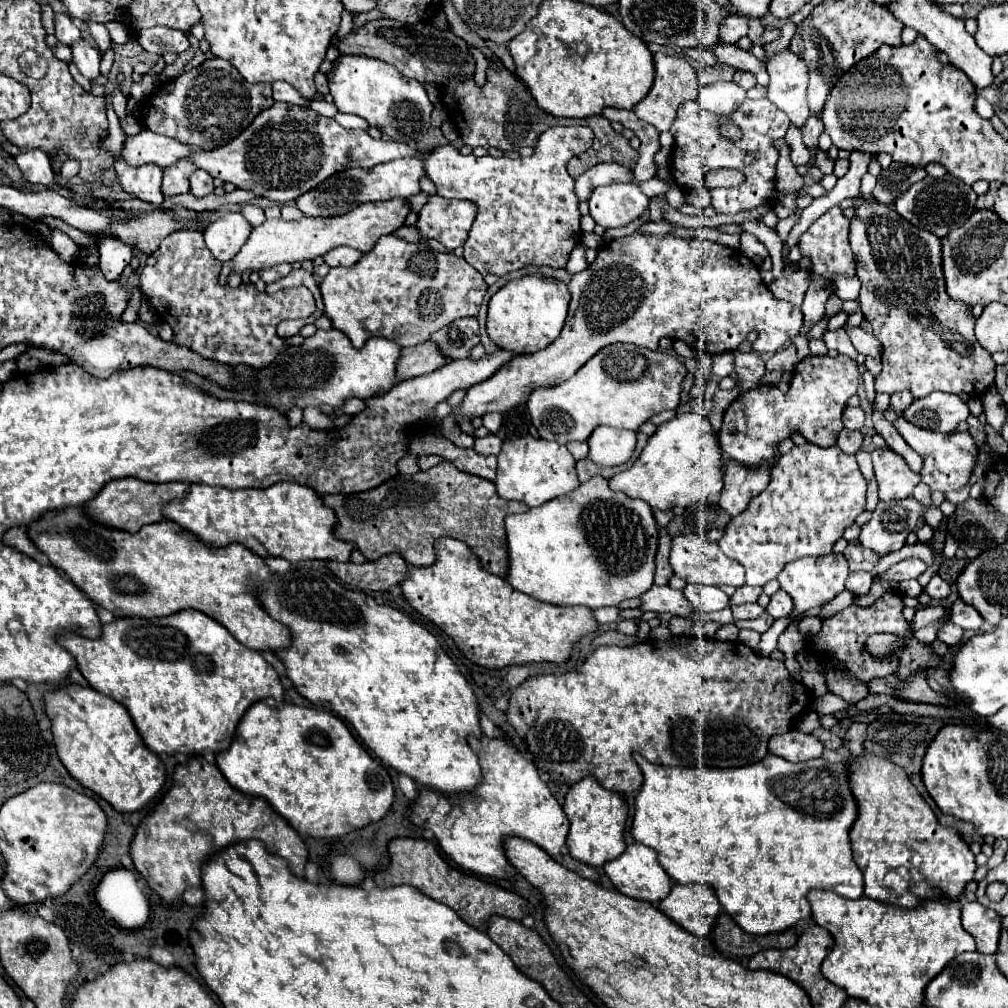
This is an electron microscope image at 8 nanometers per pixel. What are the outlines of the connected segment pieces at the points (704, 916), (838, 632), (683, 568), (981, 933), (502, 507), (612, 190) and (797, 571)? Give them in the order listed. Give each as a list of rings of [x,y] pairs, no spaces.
[[[674,885],[668,897],[658,903],[658,909],[682,929],[706,937],[720,911],[720,903],[710,885]]]
[[[884,591],[882,597],[866,609],[858,609],[858,607],[846,607],[842,611],[838,611],[836,615],[828,617],[822,621],[822,629],[820,633],[816,633],[814,637],[806,639],[806,649],[810,653],[814,653],[816,657],[824,657],[818,661],[818,673],[824,675],[826,679],[826,687],[830,693],[842,697],[848,705],[856,705],[860,699],[864,699],[868,695],[868,681],[874,677],[888,677],[898,669],[900,659],[896,655],[890,657],[872,657],[866,651],[866,639],[874,633],[892,633],[898,637],[898,649],[904,649],[908,639],[912,637],[912,629],[908,625],[908,621],[902,615],[904,609],[904,601],[902,601],[902,593],[900,591]]]
[[[680,535],[672,541],[672,551],[670,551],[670,565],[676,575],[686,579],[688,583],[700,583],[700,585],[728,585],[728,587],[742,587],[744,585],[744,567],[722,555],[722,549],[718,543],[710,543],[704,537],[698,535]]]
[[[976,901],[962,905],[962,927],[976,939],[976,949],[980,953],[988,955],[998,949],[1000,921],[1002,917],[996,911]]]
[[[442,461],[440,465],[416,475],[398,475],[364,493],[324,495],[322,501],[338,515],[334,535],[356,543],[368,561],[378,561],[384,555],[398,553],[408,565],[426,567],[436,563],[434,543],[440,537],[452,537],[468,543],[490,573],[498,577],[508,575],[508,547],[504,529],[508,501],[498,497],[492,481],[458,471],[450,461]]]
[[[614,183],[596,187],[588,203],[594,221],[610,229],[624,227],[638,219],[648,209],[650,199],[634,183]]]
[[[824,555],[824,557],[814,557],[814,559],[798,559],[794,563],[790,563],[790,567],[786,567],[786,571],[782,571],[782,575],[778,575],[780,581],[780,589],[786,591],[794,601],[794,609],[791,613],[804,613],[812,607],[824,605],[828,601],[832,601],[836,597],[836,593],[840,593],[844,589],[844,581],[848,577],[848,561],[844,559],[844,555]]]

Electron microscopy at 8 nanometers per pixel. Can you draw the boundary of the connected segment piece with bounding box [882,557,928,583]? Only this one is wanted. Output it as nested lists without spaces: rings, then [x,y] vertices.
[[[910,557],[910,559],[904,559],[904,561],[896,563],[890,571],[886,571],[886,573],[882,575],[882,579],[892,581],[892,583],[898,583],[898,581],[904,581],[904,579],[918,577],[918,575],[922,575],[926,569],[928,569],[928,565],[926,565],[922,559]]]

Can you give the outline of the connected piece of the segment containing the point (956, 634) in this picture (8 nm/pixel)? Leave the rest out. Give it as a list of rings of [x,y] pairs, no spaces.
[[[944,623],[940,629],[938,629],[938,639],[942,641],[942,643],[946,643],[948,647],[954,647],[954,645],[958,645],[960,641],[962,641],[962,629],[958,627],[958,629],[954,629],[954,625],[952,623]]]

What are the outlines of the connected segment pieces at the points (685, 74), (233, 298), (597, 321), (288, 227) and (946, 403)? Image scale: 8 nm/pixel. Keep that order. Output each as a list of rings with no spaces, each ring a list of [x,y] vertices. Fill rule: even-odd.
[[[656,53],[654,55],[654,65],[656,65],[656,79],[654,85],[650,89],[650,93],[634,107],[634,113],[654,125],[658,131],[668,131],[670,125],[676,119],[676,109],[688,101],[688,99],[696,99],[698,97],[698,77],[696,71],[692,69],[692,65],[684,59],[684,57],[668,57],[664,53]]]
[[[182,230],[171,233],[162,239],[158,253],[154,253],[156,263],[152,267],[144,267],[140,273],[140,289],[156,309],[156,315],[166,321],[174,329],[174,343],[188,347],[202,357],[214,359],[226,365],[250,365],[254,369],[268,367],[288,346],[282,337],[278,337],[276,327],[284,319],[300,319],[314,313],[314,297],[306,287],[282,289],[274,295],[258,293],[256,287],[248,281],[240,287],[232,289],[228,285],[220,285],[220,269],[222,263],[212,257],[212,253],[204,247],[203,233],[197,230]]]
[[[634,231],[628,237],[614,239],[598,249],[596,261],[582,273],[576,273],[568,285],[572,295],[568,317],[558,339],[542,351],[530,355],[516,355],[502,371],[496,371],[490,379],[476,383],[468,389],[466,399],[454,409],[454,417],[466,415],[468,419],[484,415],[490,411],[504,413],[516,405],[528,401],[530,393],[538,387],[554,387],[570,379],[590,357],[594,357],[602,347],[612,343],[634,343],[646,349],[658,349],[662,337],[680,339],[700,353],[724,353],[736,351],[744,341],[752,345],[758,353],[776,353],[788,347],[792,337],[800,333],[804,323],[802,309],[780,301],[764,285],[758,267],[740,249],[724,247],[708,239],[682,239],[676,235],[646,235]]]
[[[390,199],[390,201],[378,201],[378,203],[362,203],[350,213],[340,217],[326,217],[326,219],[302,217],[298,221],[266,219],[260,227],[252,229],[246,245],[232,259],[234,261],[232,273],[234,271],[244,273],[248,269],[260,271],[266,267],[274,267],[278,263],[294,263],[294,261],[306,261],[306,259],[312,261],[340,245],[348,245],[352,249],[368,253],[382,235],[388,235],[400,229],[408,213],[410,213],[408,199]]]
[[[930,393],[926,397],[914,399],[914,403],[904,411],[904,417],[916,427],[950,433],[960,421],[968,419],[970,409],[966,401],[952,393]]]

